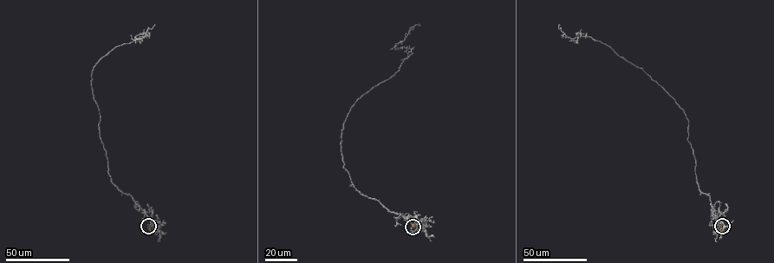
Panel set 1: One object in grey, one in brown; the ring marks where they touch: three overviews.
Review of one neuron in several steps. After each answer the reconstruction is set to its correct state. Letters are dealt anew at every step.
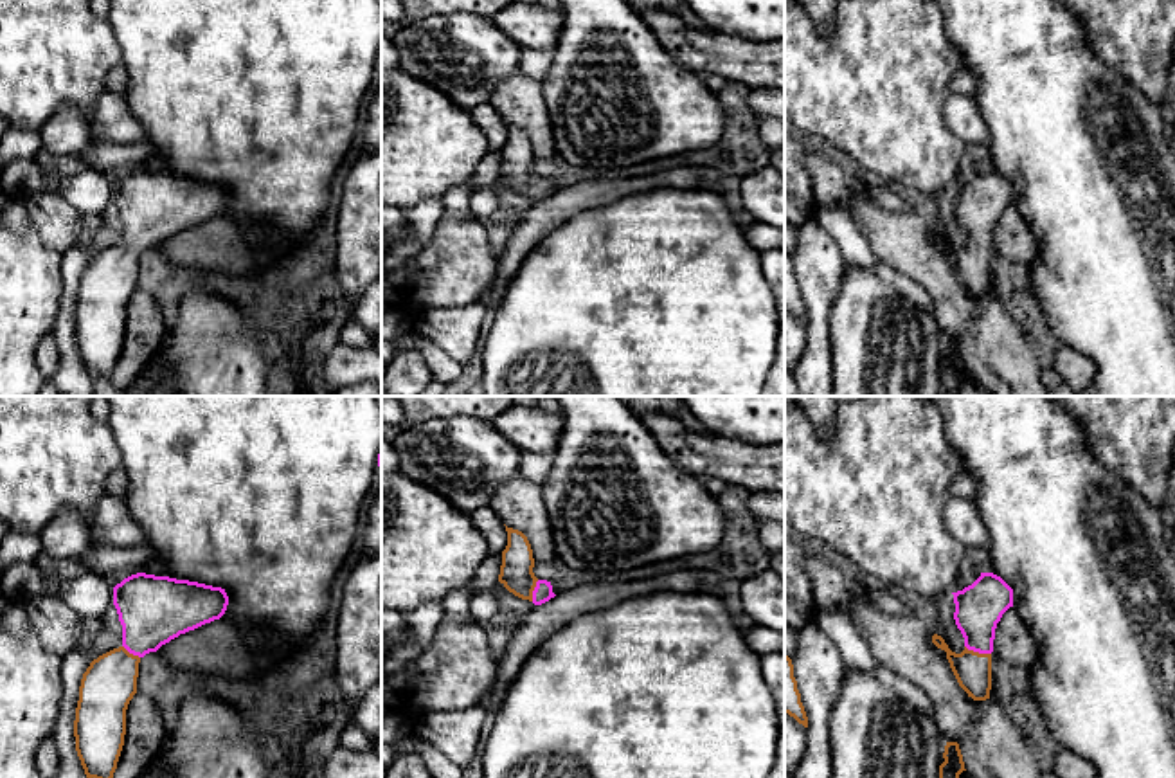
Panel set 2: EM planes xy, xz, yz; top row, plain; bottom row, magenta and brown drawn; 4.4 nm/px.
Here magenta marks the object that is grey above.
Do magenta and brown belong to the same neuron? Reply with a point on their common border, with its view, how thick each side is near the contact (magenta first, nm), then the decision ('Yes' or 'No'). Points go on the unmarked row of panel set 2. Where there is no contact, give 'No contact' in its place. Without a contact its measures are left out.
Touches magenta at yz (977, 247). Thickness 220 nm (magenta) against 160 nm. Yes

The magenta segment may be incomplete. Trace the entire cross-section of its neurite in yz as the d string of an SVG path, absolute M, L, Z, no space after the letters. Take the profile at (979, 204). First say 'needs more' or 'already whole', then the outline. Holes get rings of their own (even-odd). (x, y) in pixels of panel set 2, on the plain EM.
needs more; M981 169L972 182L952 191L954 216L964 234L964 247L952 249L937 231L932 232L932 240L946 249L950 265L968 294L986 297L991 286L995 225L1002 211L1013 204L1013 185L1000 173Z

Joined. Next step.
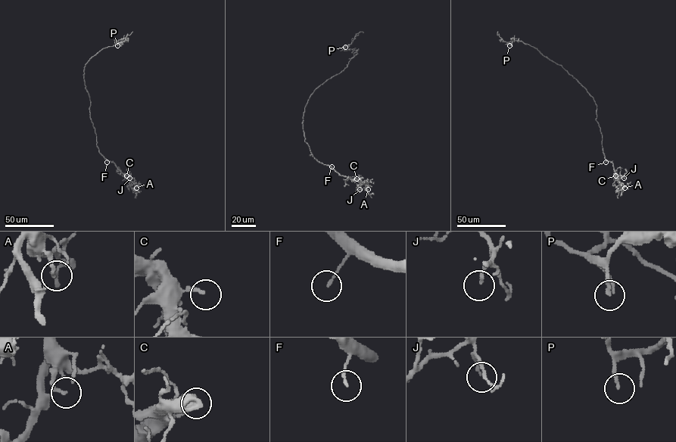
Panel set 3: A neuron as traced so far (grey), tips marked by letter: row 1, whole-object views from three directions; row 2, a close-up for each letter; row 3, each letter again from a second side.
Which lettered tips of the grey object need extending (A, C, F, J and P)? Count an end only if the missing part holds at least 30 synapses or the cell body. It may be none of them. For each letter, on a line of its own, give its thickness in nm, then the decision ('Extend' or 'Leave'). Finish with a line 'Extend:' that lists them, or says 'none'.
A: Thickness 130 nm. Extend
C: Thickness 120 nm. Leave
F: Thickness 120 nm. Leave
J: Thickness 120 nm. Leave
P: Thickness 170 nm. Leave
Extend: A

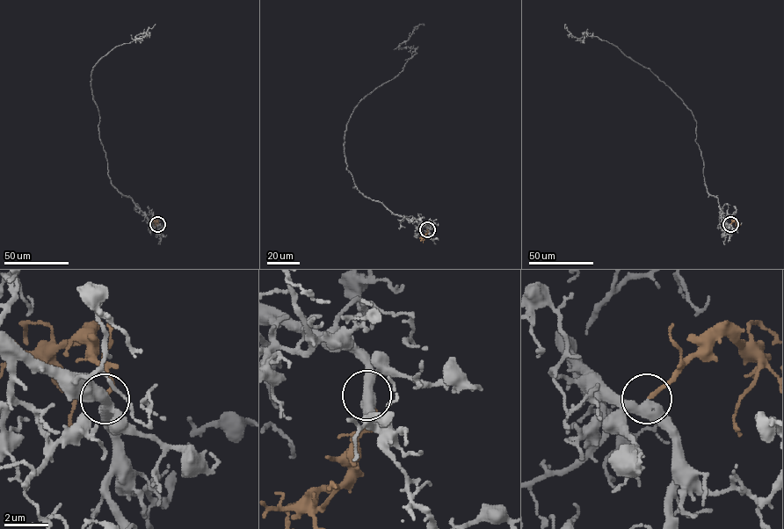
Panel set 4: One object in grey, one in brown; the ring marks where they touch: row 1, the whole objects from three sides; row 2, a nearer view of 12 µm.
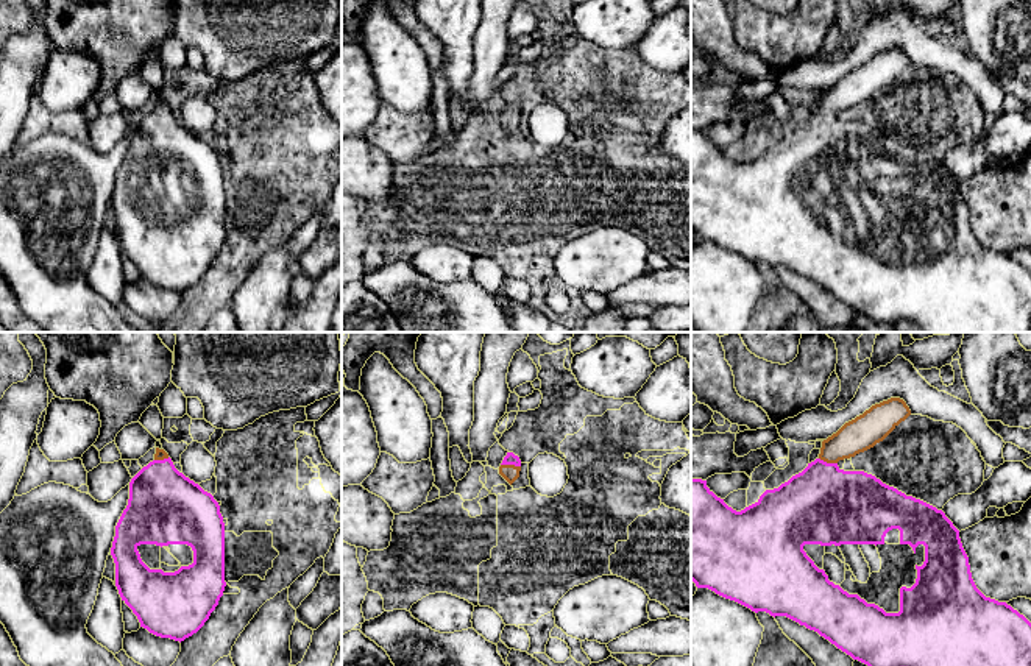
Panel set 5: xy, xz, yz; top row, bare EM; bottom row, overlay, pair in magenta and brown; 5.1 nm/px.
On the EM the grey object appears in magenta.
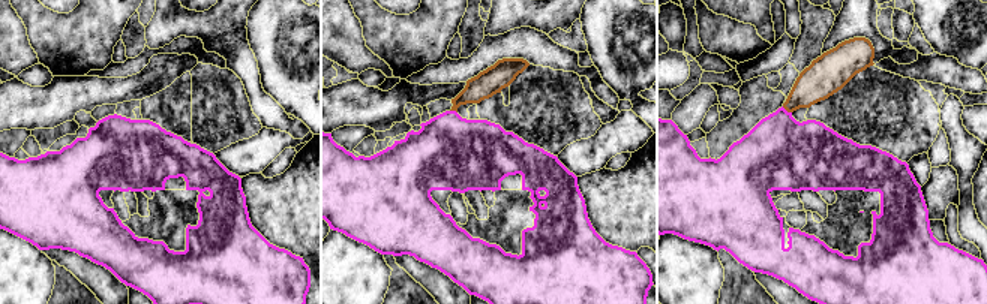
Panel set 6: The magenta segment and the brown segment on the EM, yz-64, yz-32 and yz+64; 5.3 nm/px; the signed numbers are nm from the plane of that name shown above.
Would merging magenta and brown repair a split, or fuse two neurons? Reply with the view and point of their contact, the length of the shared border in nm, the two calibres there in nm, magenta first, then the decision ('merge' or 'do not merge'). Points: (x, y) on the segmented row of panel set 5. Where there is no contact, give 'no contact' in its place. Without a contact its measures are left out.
xz (510, 464) | 110 nm | 60/90 nm | merge

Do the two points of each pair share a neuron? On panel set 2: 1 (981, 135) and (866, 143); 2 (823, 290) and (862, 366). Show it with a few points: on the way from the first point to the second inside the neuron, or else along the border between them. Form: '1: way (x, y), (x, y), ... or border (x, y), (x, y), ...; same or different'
1: border (949, 96), (943, 107), (943, 121), (967, 146); different
2: border (846, 269), (830, 314), (830, 350); different

